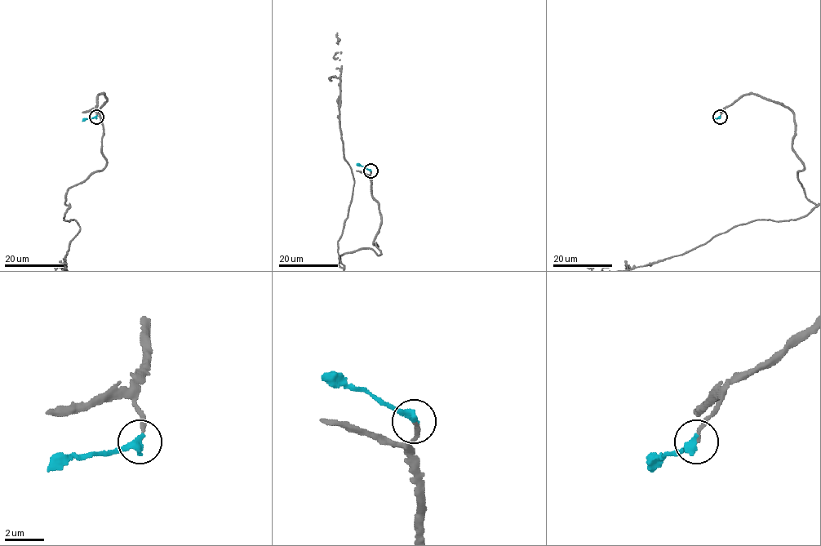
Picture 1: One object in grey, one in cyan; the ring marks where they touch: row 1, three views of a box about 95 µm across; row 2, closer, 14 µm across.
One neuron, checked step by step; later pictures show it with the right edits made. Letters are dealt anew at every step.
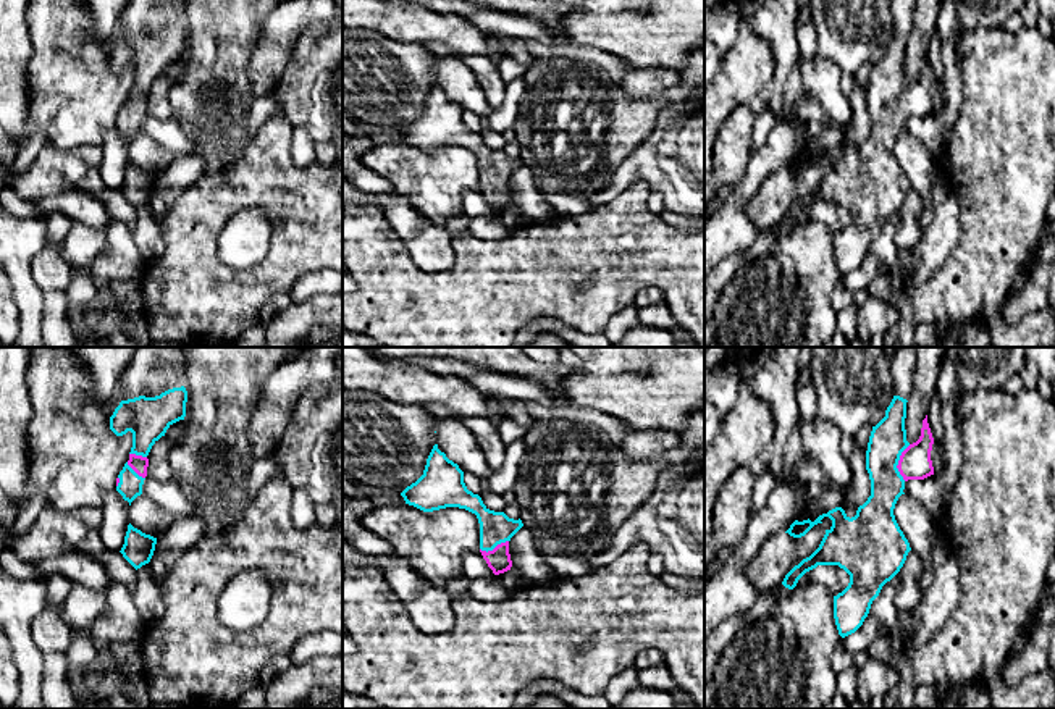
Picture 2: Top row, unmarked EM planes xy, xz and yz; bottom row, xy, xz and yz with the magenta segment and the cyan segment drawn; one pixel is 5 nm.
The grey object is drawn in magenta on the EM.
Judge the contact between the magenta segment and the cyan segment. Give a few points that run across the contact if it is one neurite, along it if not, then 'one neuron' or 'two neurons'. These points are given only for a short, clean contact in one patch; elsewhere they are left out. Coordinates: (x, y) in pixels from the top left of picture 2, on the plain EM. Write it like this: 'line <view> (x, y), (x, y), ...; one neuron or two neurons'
line yz (915, 100), (899, 100), (887, 89), (887, 78); one neuron

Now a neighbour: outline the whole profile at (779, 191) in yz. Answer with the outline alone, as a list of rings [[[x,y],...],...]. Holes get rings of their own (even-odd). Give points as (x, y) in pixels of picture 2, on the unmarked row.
[[[824,155],[801,176],[785,170],[769,174],[746,205],[748,220],[759,229],[779,226],[785,213],[819,186],[830,165],[832,158]]]

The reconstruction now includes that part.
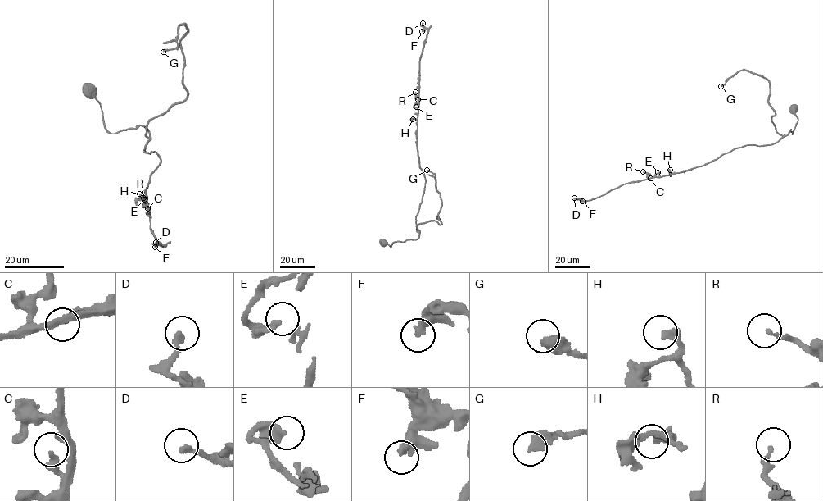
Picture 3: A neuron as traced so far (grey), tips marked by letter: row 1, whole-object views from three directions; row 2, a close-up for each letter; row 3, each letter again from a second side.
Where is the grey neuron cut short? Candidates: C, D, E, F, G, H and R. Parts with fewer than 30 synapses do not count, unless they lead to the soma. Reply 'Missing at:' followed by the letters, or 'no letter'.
Missing at: no letter

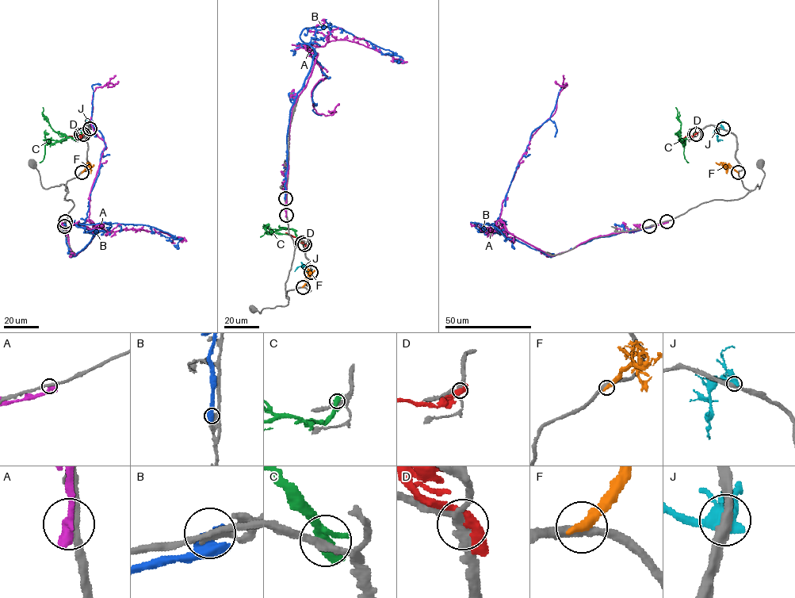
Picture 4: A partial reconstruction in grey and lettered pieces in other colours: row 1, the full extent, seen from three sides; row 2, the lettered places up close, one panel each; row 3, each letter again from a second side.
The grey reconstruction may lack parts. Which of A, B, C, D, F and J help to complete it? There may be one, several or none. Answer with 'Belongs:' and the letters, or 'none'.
Belongs: none

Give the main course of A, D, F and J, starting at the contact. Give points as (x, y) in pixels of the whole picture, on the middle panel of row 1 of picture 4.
A: (286, 215), (288, 128), (317, 55), (310, 48), (326, 77), (315, 84), (312, 105), (325, 115), (336, 111)
D: (304, 244), (299, 238), (286, 232)
F: (302, 286), (309, 274), (308, 264)
J: (311, 272), (304, 266), (298, 266), (295, 271)

